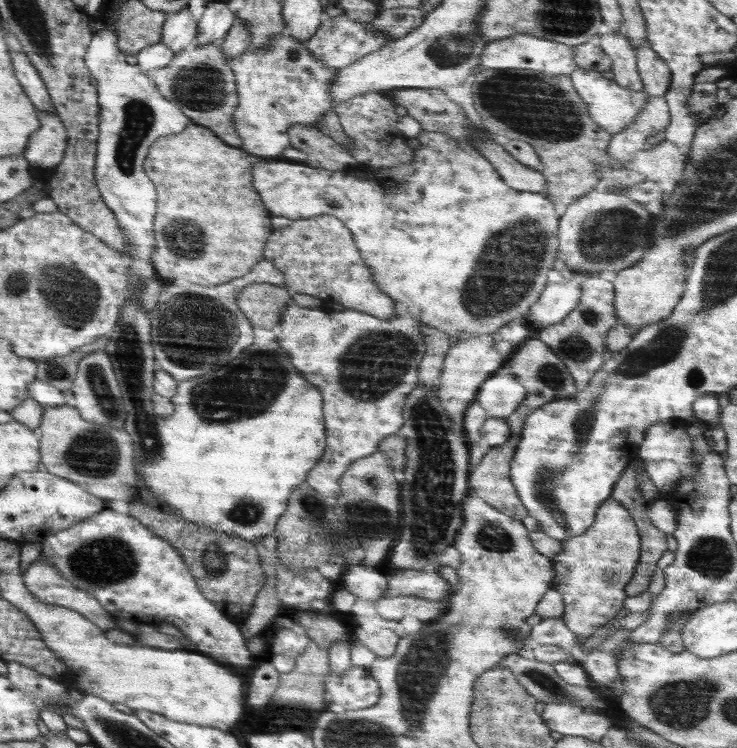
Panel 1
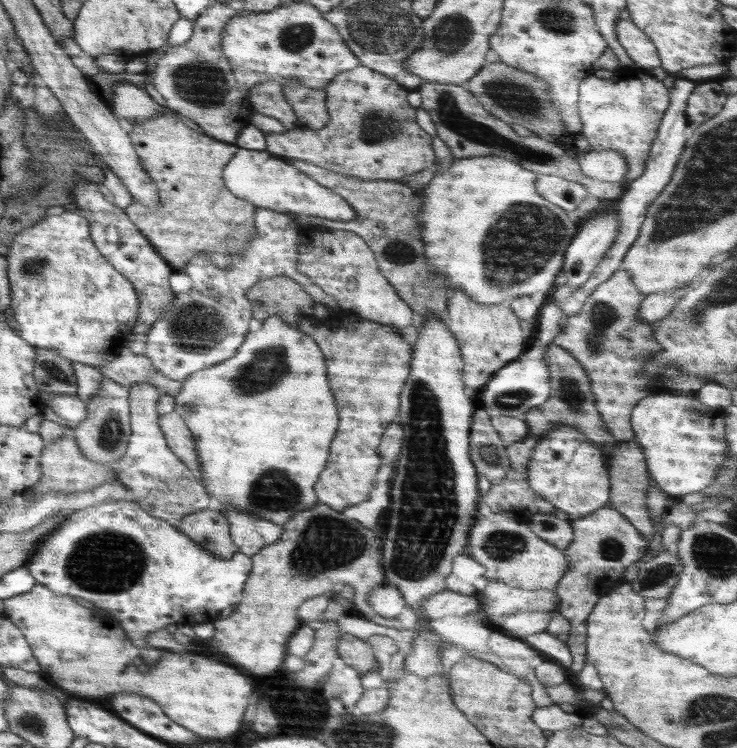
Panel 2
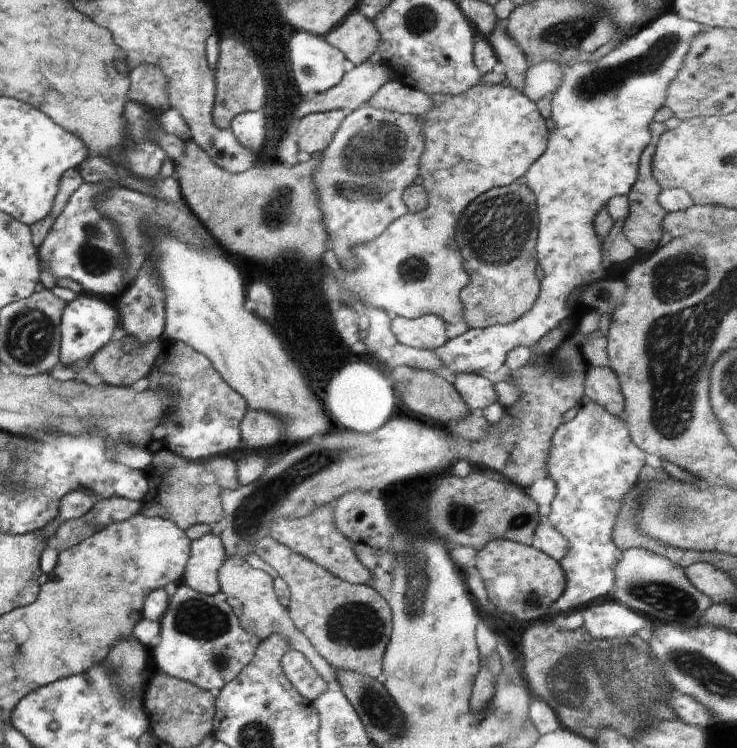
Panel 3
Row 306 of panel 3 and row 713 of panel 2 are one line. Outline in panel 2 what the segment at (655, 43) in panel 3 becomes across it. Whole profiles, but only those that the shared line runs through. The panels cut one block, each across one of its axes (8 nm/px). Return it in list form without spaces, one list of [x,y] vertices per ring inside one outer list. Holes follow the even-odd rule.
[[[560,705],[536,707],[531,714],[531,721],[542,730],[559,731],[564,729],[580,729],[582,714]]]

